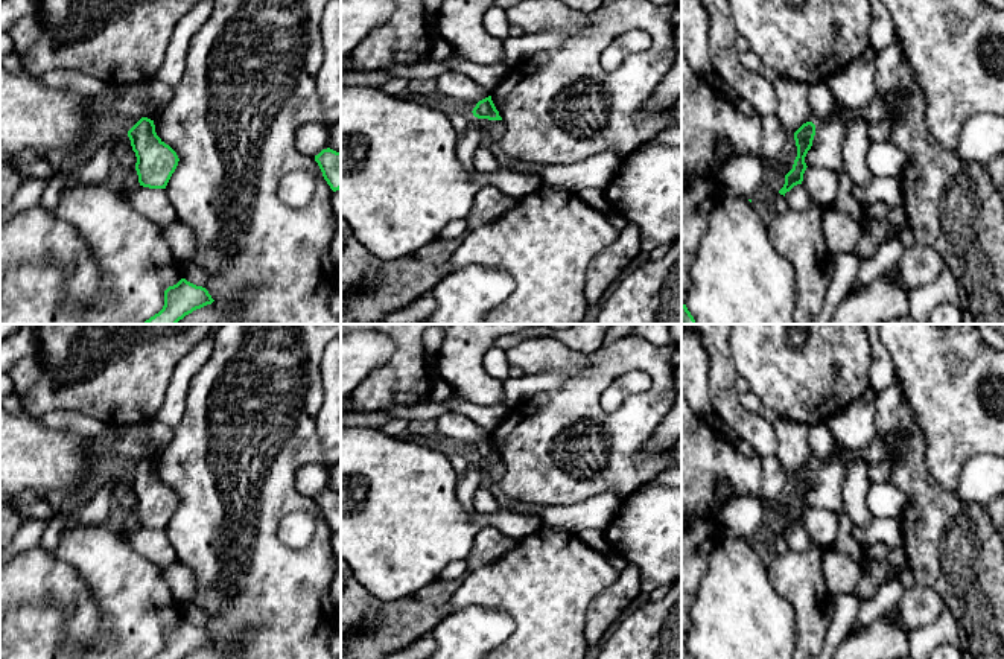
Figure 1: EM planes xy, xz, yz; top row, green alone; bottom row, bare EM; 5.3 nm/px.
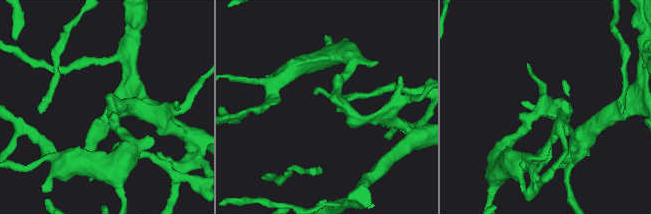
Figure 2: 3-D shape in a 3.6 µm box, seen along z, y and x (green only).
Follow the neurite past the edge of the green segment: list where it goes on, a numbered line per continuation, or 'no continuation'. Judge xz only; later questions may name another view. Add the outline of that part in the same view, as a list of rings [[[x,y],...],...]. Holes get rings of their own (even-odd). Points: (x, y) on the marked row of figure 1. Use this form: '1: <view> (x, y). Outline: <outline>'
no continuation

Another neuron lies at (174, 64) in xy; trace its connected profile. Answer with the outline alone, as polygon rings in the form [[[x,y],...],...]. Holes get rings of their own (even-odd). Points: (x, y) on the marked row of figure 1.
[[[201,0],[176,23],[166,50],[166,58],[157,73],[157,78],[163,84],[175,87],[181,81],[186,70],[189,44],[211,15],[211,9],[211,0]]]

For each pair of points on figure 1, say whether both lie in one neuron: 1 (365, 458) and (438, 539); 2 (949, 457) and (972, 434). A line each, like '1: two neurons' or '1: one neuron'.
1: one neuron
2: one neuron

